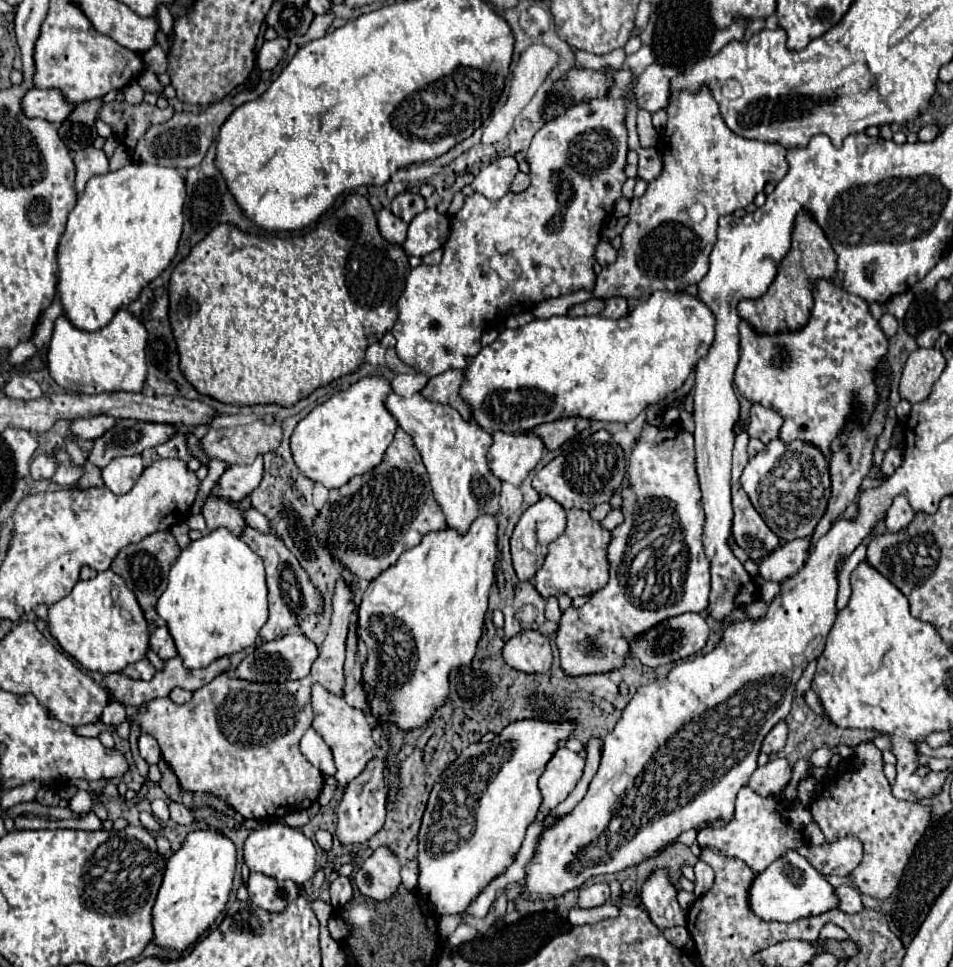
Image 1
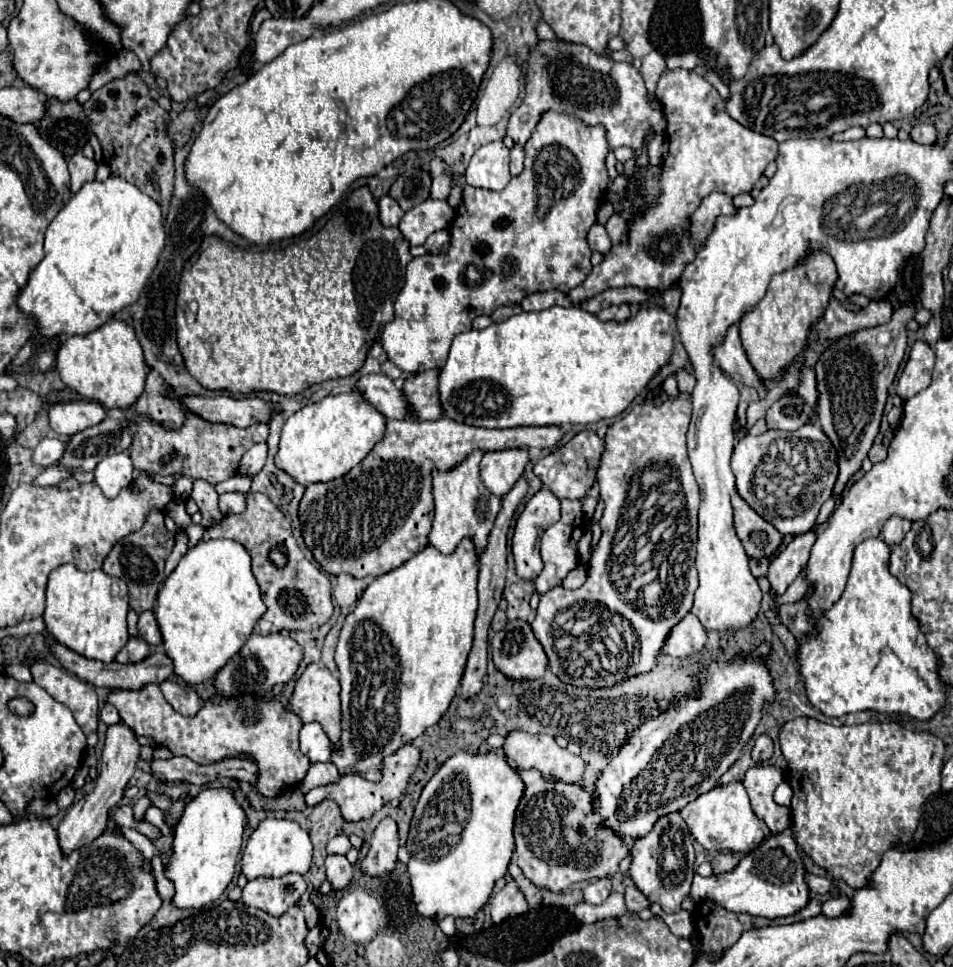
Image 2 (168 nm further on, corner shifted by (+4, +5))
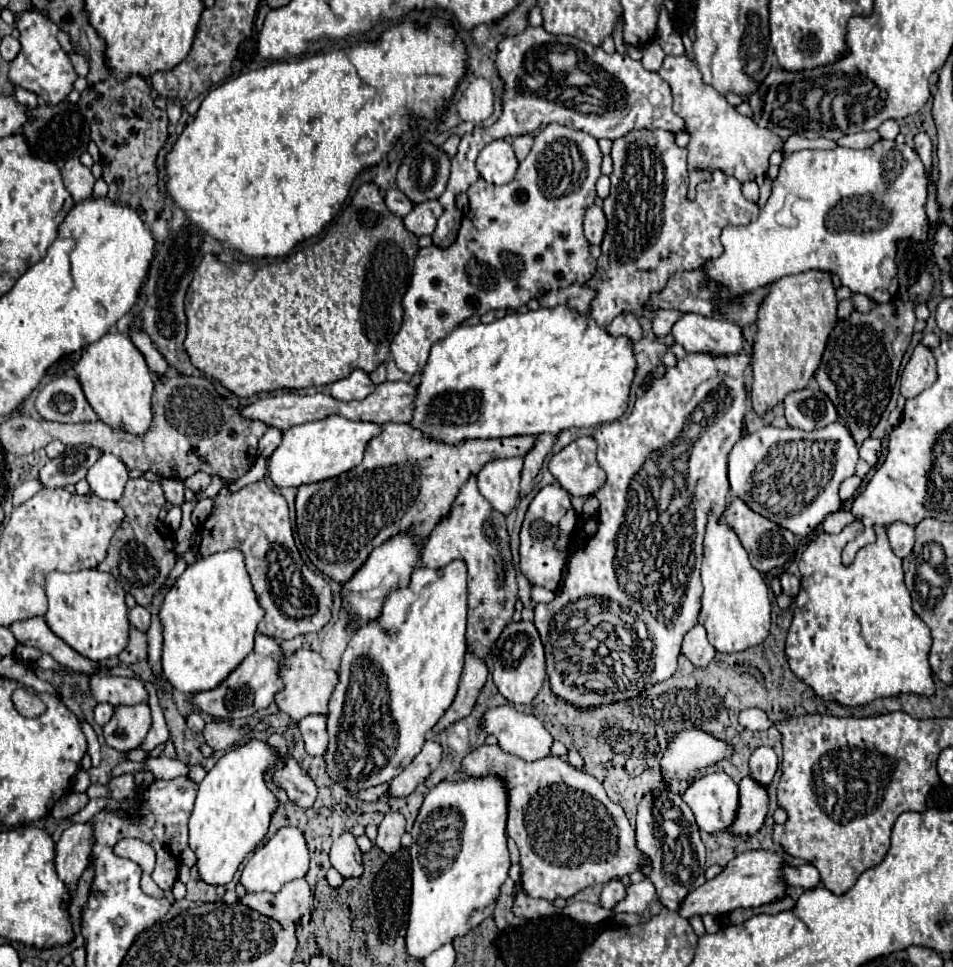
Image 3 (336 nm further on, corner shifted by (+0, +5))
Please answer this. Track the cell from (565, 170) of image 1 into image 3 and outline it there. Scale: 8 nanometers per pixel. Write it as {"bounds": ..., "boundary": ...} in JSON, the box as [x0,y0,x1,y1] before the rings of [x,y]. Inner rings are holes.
{"bounds":[392,123,602,375],"boundary":[[[550,123],[534,137],[532,151],[520,163],[514,181],[498,187],[478,179],[468,189],[470,209],[462,219],[458,239],[446,249],[430,245],[420,249],[416,255],[412,283],[402,299],[404,321],[396,339],[392,341],[392,357],[398,369],[410,375],[422,373],[430,347],[472,315],[484,315],[492,309],[524,307],[530,299],[538,299],[548,291],[564,289],[574,283],[582,285],[596,273],[596,261],[588,251],[582,221],[586,209],[596,199],[594,183],[600,177],[600,163],[602,151],[594,137],[584,131]]]}

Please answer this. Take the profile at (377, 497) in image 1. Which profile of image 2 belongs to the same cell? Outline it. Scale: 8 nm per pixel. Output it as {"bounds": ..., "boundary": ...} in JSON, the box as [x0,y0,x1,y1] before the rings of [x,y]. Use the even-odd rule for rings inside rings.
{"bounds":[300,417,564,579],"boundary":[[[446,417],[438,421],[388,419],[384,439],[368,453],[362,463],[358,463],[340,479],[328,483],[312,483],[306,487],[306,493],[300,501],[300,523],[304,541],[326,573],[350,573],[358,579],[380,577],[400,567],[416,551],[428,545],[434,509],[430,475],[432,467],[458,465],[474,449],[552,449],[562,439],[562,435],[564,431],[556,425],[480,429],[456,423]],[[368,517],[370,531],[366,531],[364,527],[364,519]]]}

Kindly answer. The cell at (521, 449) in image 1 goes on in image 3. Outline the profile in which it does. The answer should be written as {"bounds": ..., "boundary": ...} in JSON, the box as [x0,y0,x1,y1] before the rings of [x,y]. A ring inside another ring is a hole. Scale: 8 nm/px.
{"bounds":[478,457,522,515],"boundary":[[[510,457],[490,461],[478,473],[478,489],[482,497],[502,515],[508,515],[518,503],[520,471],[522,457]]]}

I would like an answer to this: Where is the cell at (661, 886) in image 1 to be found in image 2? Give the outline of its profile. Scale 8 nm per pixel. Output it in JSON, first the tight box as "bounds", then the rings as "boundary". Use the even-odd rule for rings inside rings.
{"bounds":[630,813,694,913],"boundary":[[[680,813],[664,815],[656,821],[654,829],[640,839],[634,839],[632,847],[632,865],[630,865],[630,877],[636,883],[636,887],[650,899],[650,903],[664,903],[666,897],[674,901],[674,907],[664,907],[666,913],[680,911],[680,903],[690,893],[692,877],[694,877],[694,847],[692,847],[692,835],[682,821]]]}

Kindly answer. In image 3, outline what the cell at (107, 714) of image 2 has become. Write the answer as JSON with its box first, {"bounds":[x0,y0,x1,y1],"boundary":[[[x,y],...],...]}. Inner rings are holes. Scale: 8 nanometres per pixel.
{"bounds":[94,703,114,725],"boundary":[[[98,703],[98,705],[94,707],[94,721],[96,721],[98,725],[106,725],[106,723],[110,721],[112,713],[114,713],[114,707],[112,707],[110,703]]]}

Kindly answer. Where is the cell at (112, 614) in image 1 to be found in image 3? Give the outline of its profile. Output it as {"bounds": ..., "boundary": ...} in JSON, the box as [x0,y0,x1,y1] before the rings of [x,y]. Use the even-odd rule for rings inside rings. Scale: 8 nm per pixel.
{"bounds":[44,569,128,663],"boundary":[[[82,569],[76,573],[52,571],[46,577],[48,611],[44,615],[48,627],[74,651],[90,661],[102,663],[118,653],[128,643],[128,607],[124,603],[126,591],[110,575],[98,569]]]}

